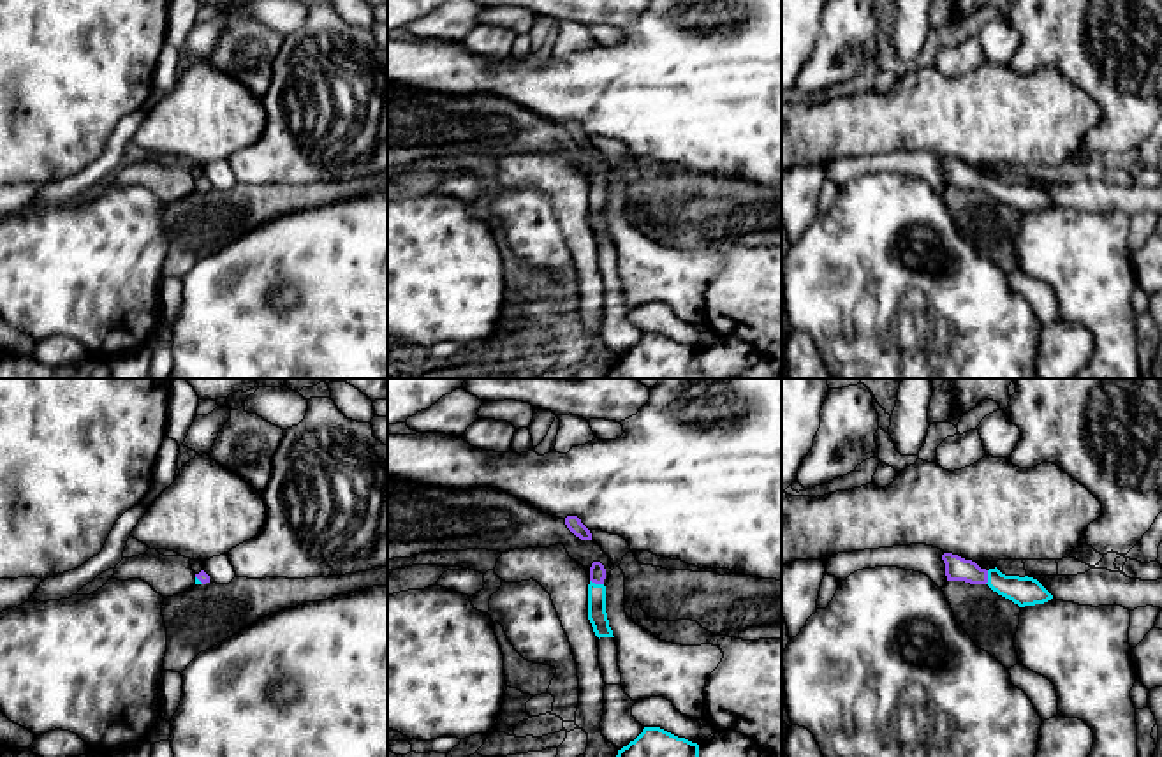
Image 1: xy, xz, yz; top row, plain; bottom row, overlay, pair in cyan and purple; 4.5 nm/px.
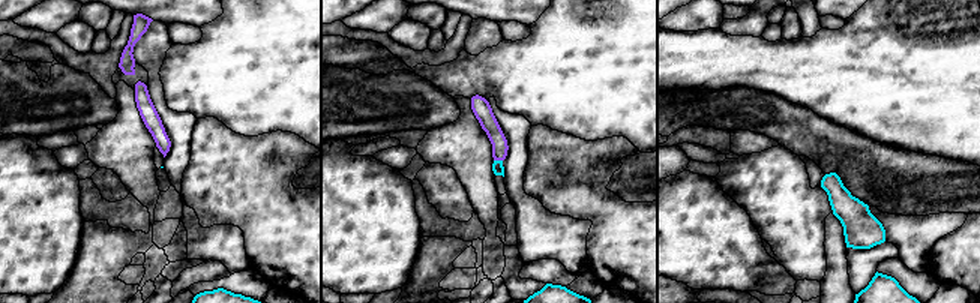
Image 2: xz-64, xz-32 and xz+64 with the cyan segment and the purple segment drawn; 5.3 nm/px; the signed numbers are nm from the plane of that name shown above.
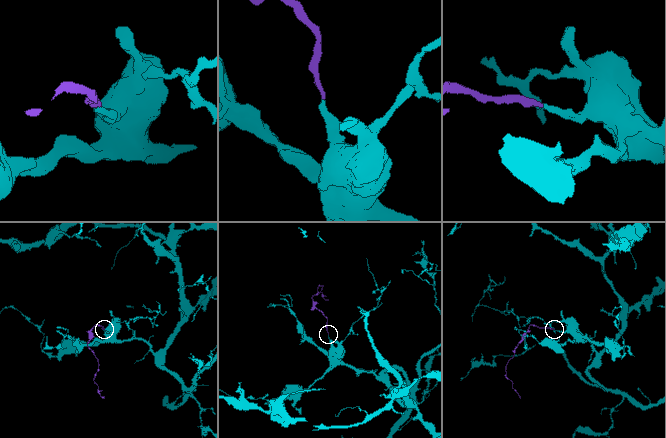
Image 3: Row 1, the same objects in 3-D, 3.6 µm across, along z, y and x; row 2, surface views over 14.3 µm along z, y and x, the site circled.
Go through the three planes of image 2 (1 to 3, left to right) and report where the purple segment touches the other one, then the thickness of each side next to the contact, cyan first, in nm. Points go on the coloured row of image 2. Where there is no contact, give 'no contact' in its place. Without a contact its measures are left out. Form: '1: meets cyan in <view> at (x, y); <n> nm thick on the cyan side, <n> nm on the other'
1: no contact
2: meets cyan in xz-32 at (499, 161); 60 nm thick on the cyan side, 90 nm on the other
3: no contact

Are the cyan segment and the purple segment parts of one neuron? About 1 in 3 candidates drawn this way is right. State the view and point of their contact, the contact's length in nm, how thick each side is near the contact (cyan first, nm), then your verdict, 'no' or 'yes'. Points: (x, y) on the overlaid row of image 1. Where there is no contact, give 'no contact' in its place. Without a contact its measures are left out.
xz (597, 585) | 70 nm | 90/80 nm | yes

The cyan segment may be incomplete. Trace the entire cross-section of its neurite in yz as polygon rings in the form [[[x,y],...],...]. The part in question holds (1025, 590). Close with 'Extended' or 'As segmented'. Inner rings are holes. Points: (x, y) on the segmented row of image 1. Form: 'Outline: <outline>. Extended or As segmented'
Outline: [[[944,553],[947,581],[965,581],[970,584],[988,584],[998,595],[1012,600],[1019,607],[1044,604],[1053,595],[1033,577],[1005,576],[997,567],[981,569],[975,562],[952,553]]]. Extended

